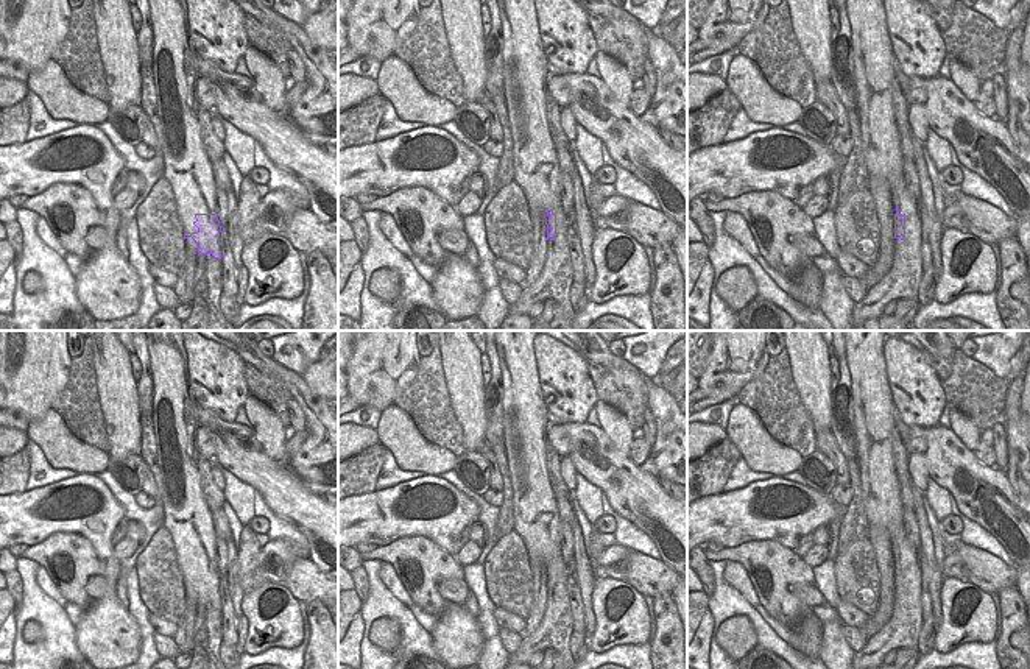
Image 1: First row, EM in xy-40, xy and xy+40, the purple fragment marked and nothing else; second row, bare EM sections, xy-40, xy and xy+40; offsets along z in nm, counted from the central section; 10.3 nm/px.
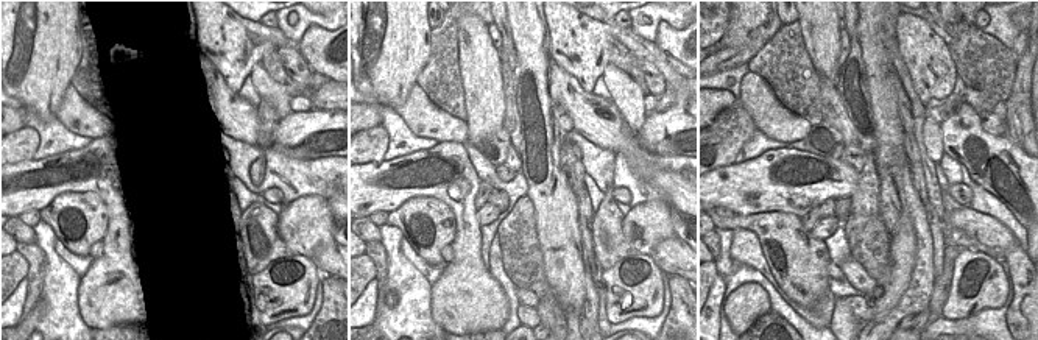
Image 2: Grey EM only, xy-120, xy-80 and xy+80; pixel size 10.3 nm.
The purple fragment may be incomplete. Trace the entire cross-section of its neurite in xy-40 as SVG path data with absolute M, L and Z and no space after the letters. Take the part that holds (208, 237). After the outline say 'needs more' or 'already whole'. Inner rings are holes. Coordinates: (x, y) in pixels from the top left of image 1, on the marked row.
M148 0L153 22L153 75L157 97L157 112L164 137L164 178L171 184L178 217L184 228L184 239L192 237L198 246L198 256L212 254L221 257L220 220L217 214L217 182L212 164L201 142L198 120L196 51L189 39L189 11L185 0Z; needs more

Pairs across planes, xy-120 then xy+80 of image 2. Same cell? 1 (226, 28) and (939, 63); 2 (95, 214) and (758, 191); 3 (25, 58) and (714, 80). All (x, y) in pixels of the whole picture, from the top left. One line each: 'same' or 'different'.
1: same
2: different
3: different

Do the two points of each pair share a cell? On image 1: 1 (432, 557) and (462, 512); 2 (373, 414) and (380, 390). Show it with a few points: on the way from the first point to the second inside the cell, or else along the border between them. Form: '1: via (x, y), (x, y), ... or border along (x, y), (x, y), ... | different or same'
1: border along (404, 537), (427, 537), (454, 559) | different
2: border along (360, 406), (374, 406), (382, 410) | different

